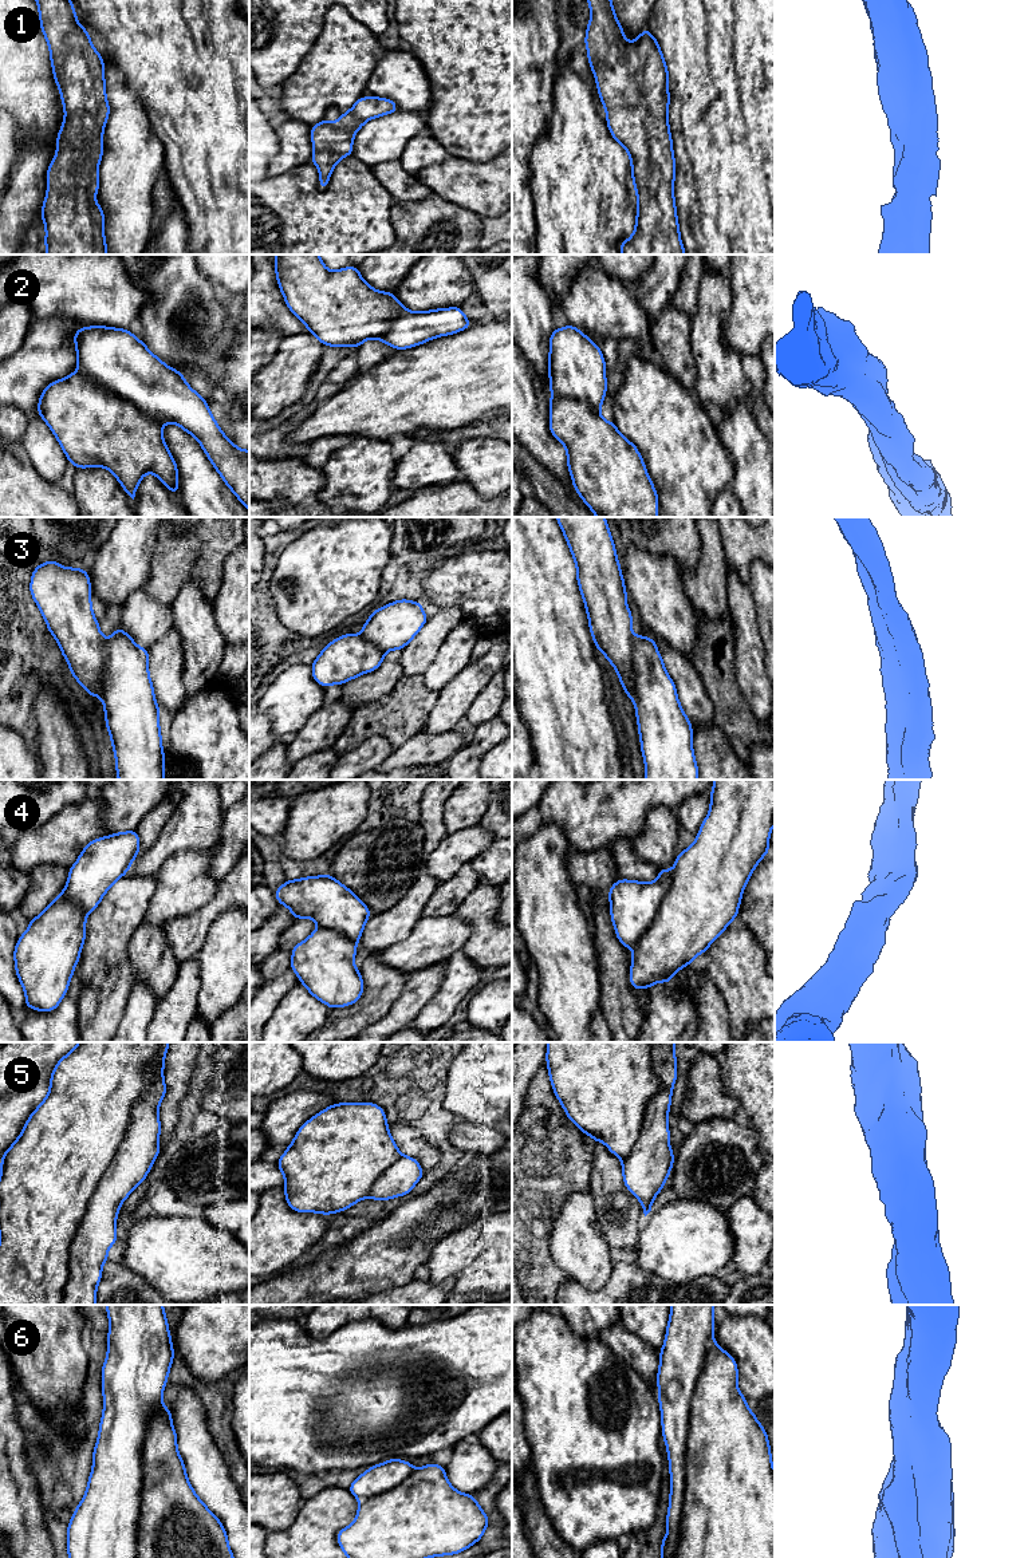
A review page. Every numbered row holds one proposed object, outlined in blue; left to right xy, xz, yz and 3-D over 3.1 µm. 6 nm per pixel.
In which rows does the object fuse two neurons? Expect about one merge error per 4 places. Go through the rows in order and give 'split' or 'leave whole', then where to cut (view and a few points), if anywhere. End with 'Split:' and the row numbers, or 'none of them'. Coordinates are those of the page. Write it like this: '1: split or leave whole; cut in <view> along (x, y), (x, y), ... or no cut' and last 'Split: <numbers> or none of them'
1: leave whole; no cut
2: leave whole; no cut
3: leave whole; no cut
4: leave whole; no cut
5: leave whole; no cut
6: leave whole; no cut
Split: none of them

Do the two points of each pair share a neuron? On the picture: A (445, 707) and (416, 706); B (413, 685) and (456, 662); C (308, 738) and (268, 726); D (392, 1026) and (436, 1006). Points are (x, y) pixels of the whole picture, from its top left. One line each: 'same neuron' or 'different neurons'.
A: different neurons
B: different neurons
C: different neurons
D: different neurons

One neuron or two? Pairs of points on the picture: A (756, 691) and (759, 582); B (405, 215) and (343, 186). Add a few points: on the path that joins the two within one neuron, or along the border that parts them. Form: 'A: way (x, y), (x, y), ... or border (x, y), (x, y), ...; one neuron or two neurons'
A: way (759, 665), (759, 608); one neuron
B: border (396, 202), (390, 209), (394, 239); two neurons

